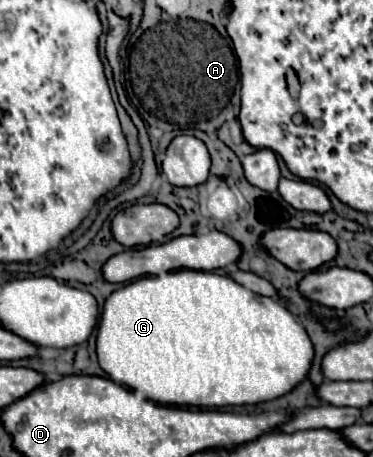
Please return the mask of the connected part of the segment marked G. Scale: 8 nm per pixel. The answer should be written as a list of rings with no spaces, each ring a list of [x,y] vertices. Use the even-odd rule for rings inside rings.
[[[177,270],[161,276],[143,276],[133,280],[121,288],[117,288],[103,304],[99,330],[97,330],[97,356],[99,366],[111,376],[115,382],[125,384],[133,390],[139,390],[149,400],[159,404],[175,404],[175,406],[239,406],[239,404],[257,404],[279,398],[293,390],[309,372],[313,360],[313,344],[301,326],[301,322],[275,298],[259,296],[241,284],[233,282],[229,276],[219,276],[215,272],[195,272],[195,270]]]

